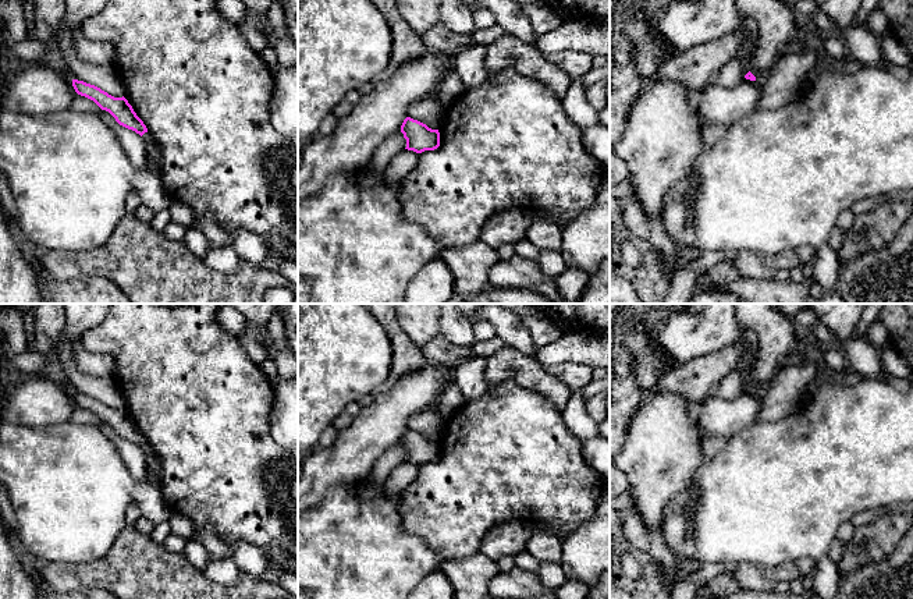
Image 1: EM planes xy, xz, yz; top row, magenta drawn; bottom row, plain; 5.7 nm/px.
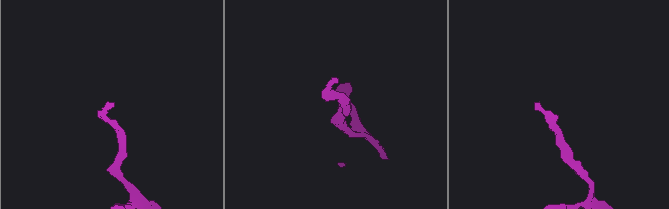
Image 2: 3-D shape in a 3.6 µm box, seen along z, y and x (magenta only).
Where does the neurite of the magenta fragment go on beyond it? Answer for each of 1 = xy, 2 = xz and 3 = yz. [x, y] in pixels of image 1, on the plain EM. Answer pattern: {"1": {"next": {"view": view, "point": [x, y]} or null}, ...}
{"1": {"next": null}, "2": {"next": null}, "3": {"next": null}}

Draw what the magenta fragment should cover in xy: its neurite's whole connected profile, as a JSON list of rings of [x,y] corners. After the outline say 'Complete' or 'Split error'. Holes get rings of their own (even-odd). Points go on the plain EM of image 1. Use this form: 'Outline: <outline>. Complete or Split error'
Outline: [[[72,391],[72,398],[78,407],[93,412],[102,422],[109,423],[120,437],[135,443],[141,449],[148,444],[146,437],[124,408],[114,410],[100,400],[78,391]]]. Complete

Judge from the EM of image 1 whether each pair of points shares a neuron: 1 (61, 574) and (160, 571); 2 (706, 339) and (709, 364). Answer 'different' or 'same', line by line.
1: same
2: different

